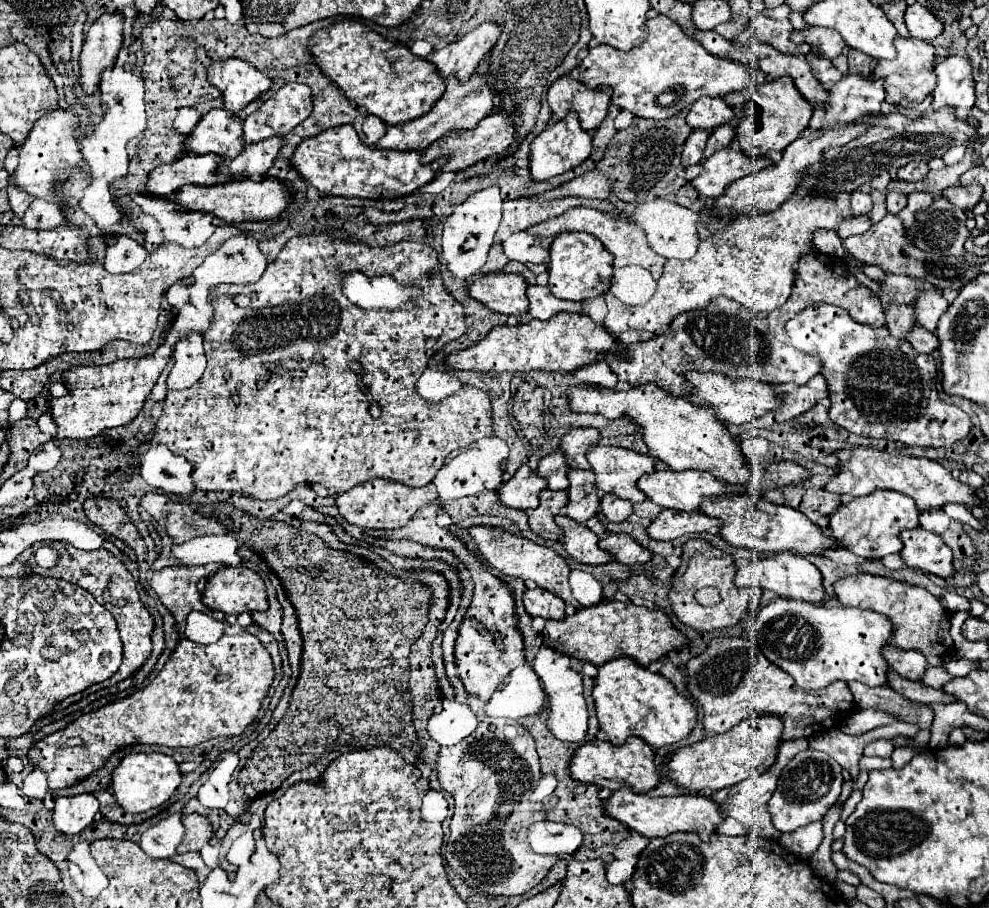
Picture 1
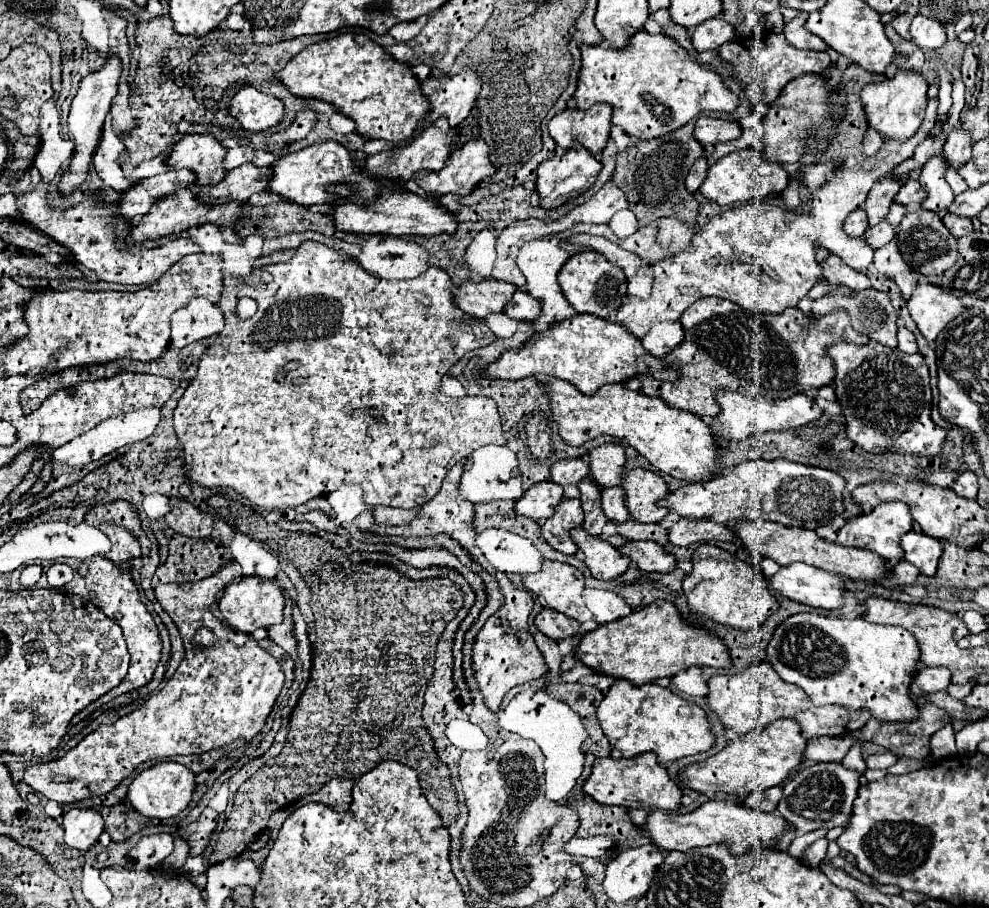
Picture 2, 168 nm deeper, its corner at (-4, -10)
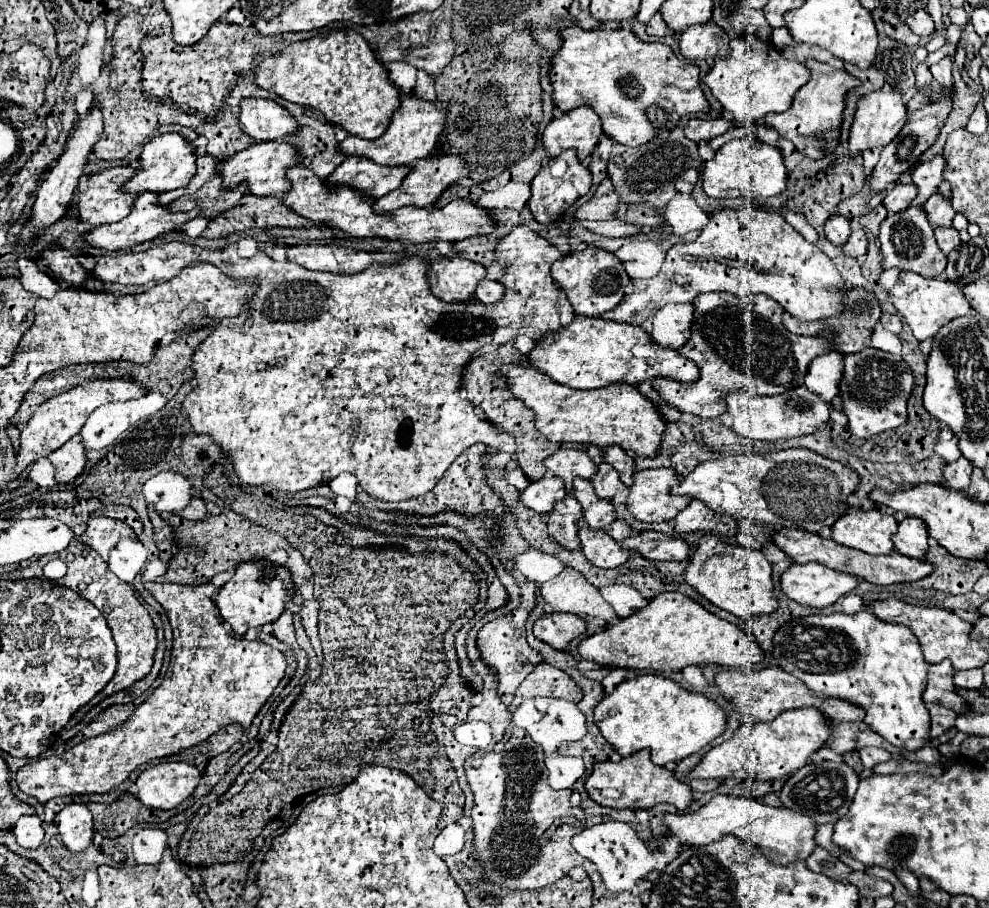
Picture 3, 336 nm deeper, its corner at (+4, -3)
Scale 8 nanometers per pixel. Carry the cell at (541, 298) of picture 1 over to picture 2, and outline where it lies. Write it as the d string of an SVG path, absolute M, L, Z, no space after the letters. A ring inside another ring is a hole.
M522 287L516 289L510 305L506 307L506 315L516 319L516 321L538 321L542 317L542 305L538 299L534 299L528 291L524 291Z

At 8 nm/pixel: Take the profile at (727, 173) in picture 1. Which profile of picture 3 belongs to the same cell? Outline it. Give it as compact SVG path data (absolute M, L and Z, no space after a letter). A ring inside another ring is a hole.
M758 138L732 140L702 168L702 188L710 198L770 198L786 190L788 172L780 148L760 142Z

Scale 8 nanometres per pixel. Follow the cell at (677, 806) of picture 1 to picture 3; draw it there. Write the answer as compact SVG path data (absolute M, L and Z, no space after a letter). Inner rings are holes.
M720 794L720 796L714 796L706 806L702 806L700 810L692 814L666 814L664 822L668 826L668 832L672 836L678 836L684 844L706 846L730 834L730 836L758 844L760 850L778 864L806 860L818 848L818 842L814 840L816 822L810 816L798 814L784 806L772 808L768 804L762 804L746 796L722 796Z

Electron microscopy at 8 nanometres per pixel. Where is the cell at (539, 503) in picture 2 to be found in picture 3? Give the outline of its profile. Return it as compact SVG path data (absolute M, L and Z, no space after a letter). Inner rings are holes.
M544 476L532 482L522 492L522 504L532 508L538 514L548 514L558 500L564 500L568 494L564 490L564 480L558 476Z

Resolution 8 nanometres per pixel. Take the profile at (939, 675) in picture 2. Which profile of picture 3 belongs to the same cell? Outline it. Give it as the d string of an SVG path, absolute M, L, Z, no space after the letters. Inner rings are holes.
M944 660L940 664L930 664L928 686L924 690L924 702L946 706L952 712L956 712L958 716L968 714L968 712L972 712L972 708L966 704L966 700L962 696L956 694L952 676L954 676L954 668L952 668L950 660Z

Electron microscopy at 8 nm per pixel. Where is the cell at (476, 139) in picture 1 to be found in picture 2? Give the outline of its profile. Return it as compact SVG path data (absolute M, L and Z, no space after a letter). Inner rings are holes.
M478 137L456 149L444 169L418 171L414 173L414 179L422 189L436 195L468 195L480 181L494 173L496 167L490 161L490 147L482 137Z

